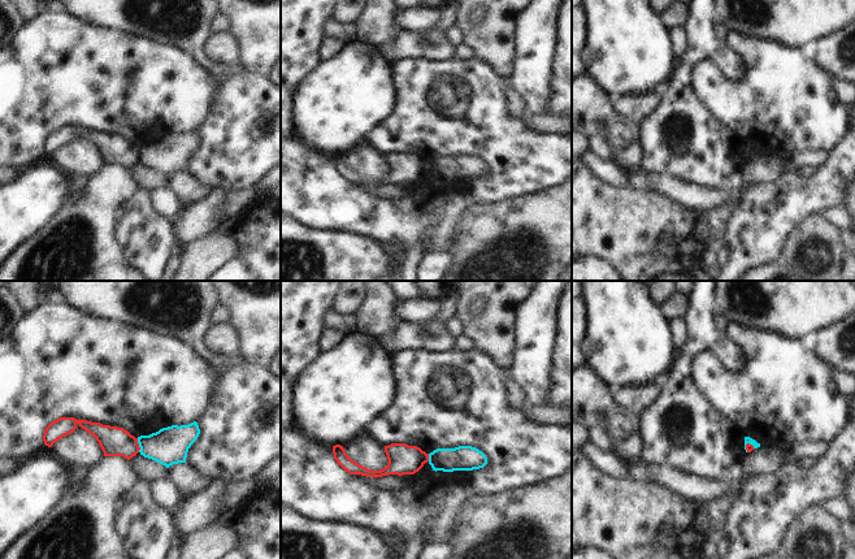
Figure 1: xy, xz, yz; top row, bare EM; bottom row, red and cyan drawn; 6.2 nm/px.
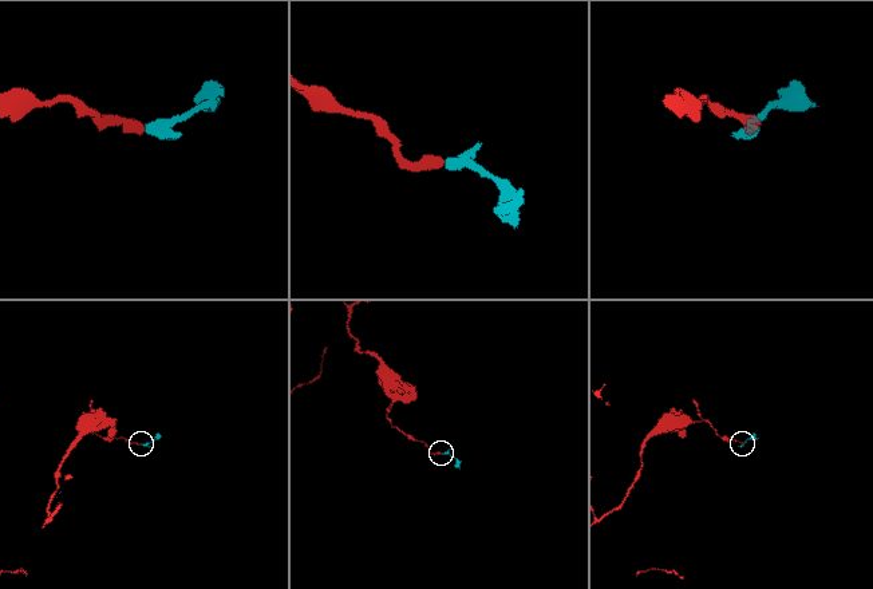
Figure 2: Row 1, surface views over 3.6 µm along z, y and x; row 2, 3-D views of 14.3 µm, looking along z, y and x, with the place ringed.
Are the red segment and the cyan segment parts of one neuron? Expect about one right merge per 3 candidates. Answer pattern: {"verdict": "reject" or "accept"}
{"verdict": "reject"}

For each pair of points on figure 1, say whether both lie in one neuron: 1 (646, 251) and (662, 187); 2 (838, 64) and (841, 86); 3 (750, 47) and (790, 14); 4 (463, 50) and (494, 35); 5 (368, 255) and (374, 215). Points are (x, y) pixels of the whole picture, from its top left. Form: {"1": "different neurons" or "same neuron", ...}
{"1": "different neurons", "2": "different neurons", "3": "different neurons", "4": "different neurons", "5": "different neurons"}

